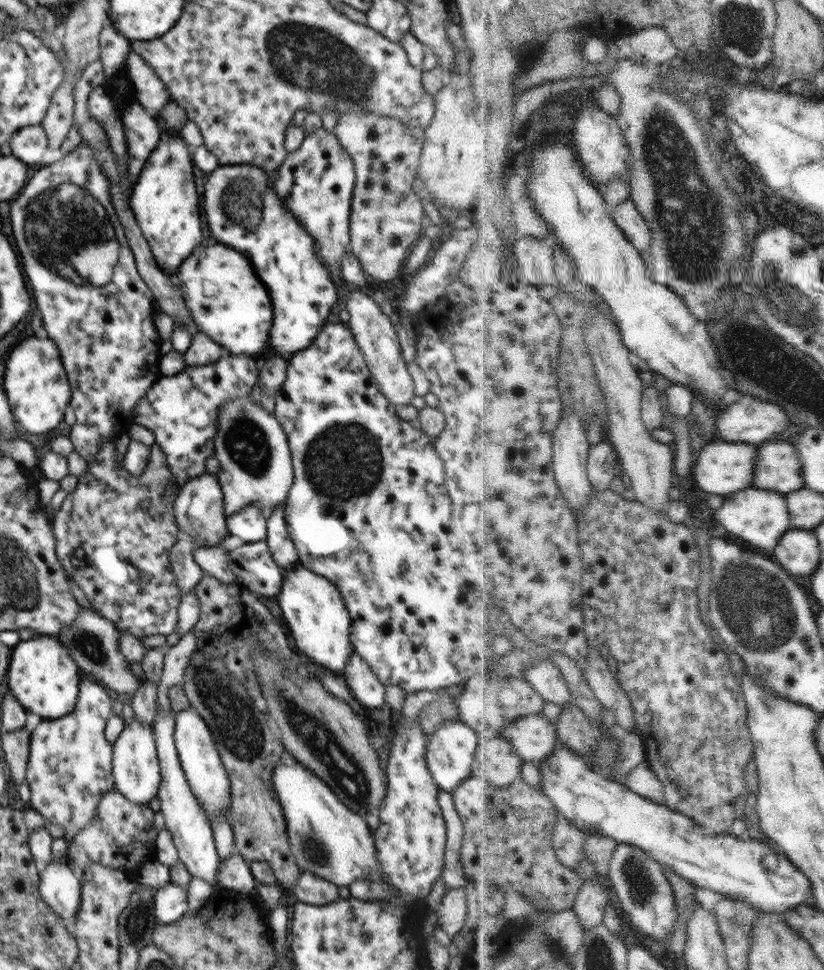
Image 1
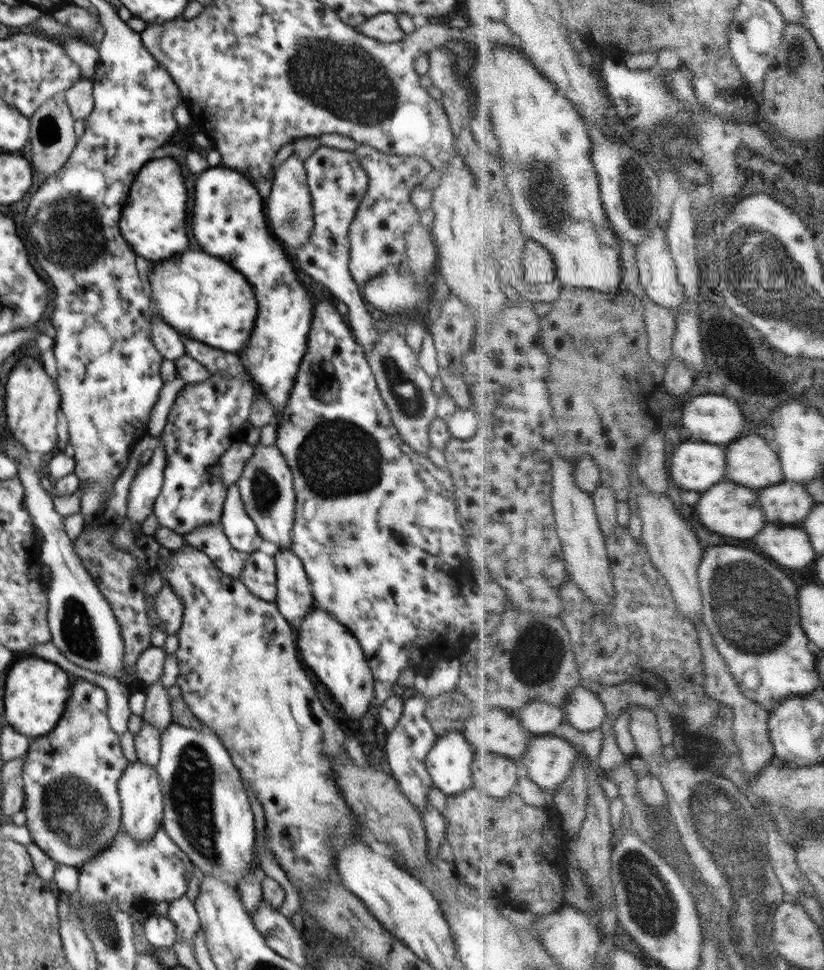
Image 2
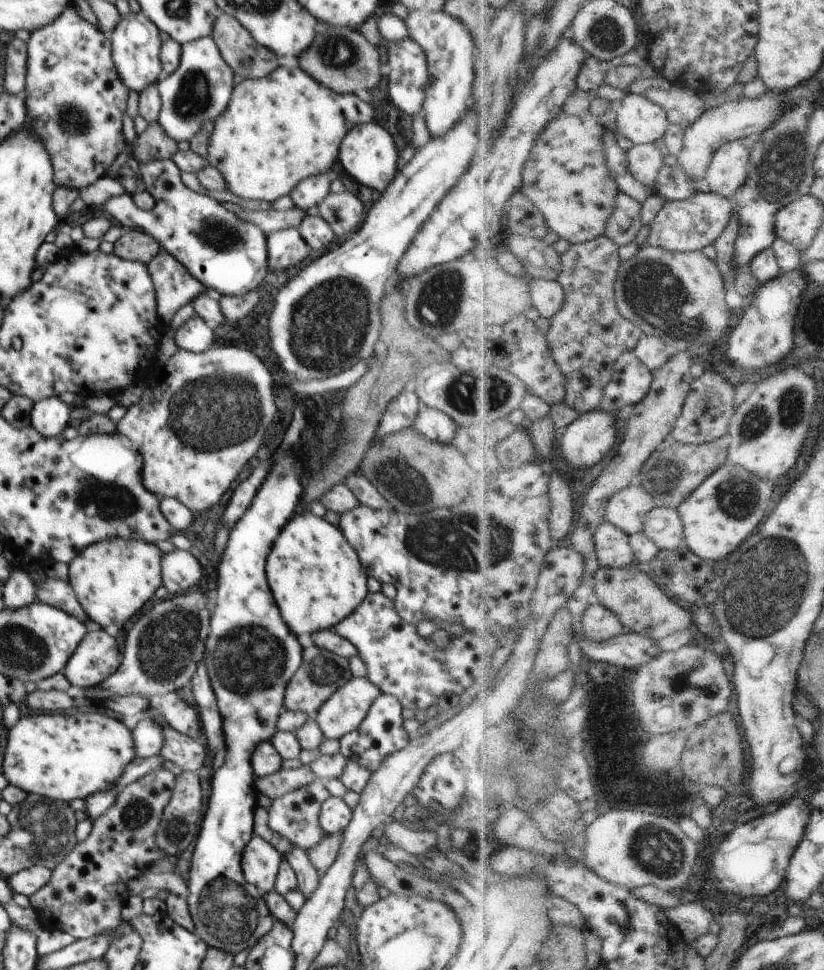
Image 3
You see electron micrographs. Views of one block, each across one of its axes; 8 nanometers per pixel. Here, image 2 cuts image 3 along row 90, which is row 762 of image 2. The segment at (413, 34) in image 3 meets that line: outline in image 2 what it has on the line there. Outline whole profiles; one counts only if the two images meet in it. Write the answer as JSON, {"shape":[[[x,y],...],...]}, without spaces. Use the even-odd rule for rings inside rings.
{"shape":[[[462,730],[438,736],[425,762],[433,786],[447,796],[472,788],[471,765],[474,755]]]}

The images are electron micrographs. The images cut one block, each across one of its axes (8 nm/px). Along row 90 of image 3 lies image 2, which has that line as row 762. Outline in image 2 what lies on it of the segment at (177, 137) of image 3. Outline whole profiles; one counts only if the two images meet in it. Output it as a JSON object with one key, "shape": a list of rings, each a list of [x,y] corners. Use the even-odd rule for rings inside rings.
{"shape":[[[171,723],[161,732],[161,753],[155,769],[161,782],[164,801],[161,826],[166,834],[203,874],[211,874],[214,878],[238,889],[239,882],[258,865],[253,863],[256,836],[254,814],[246,795],[245,785],[239,770],[232,762],[230,753],[212,731]]]}

